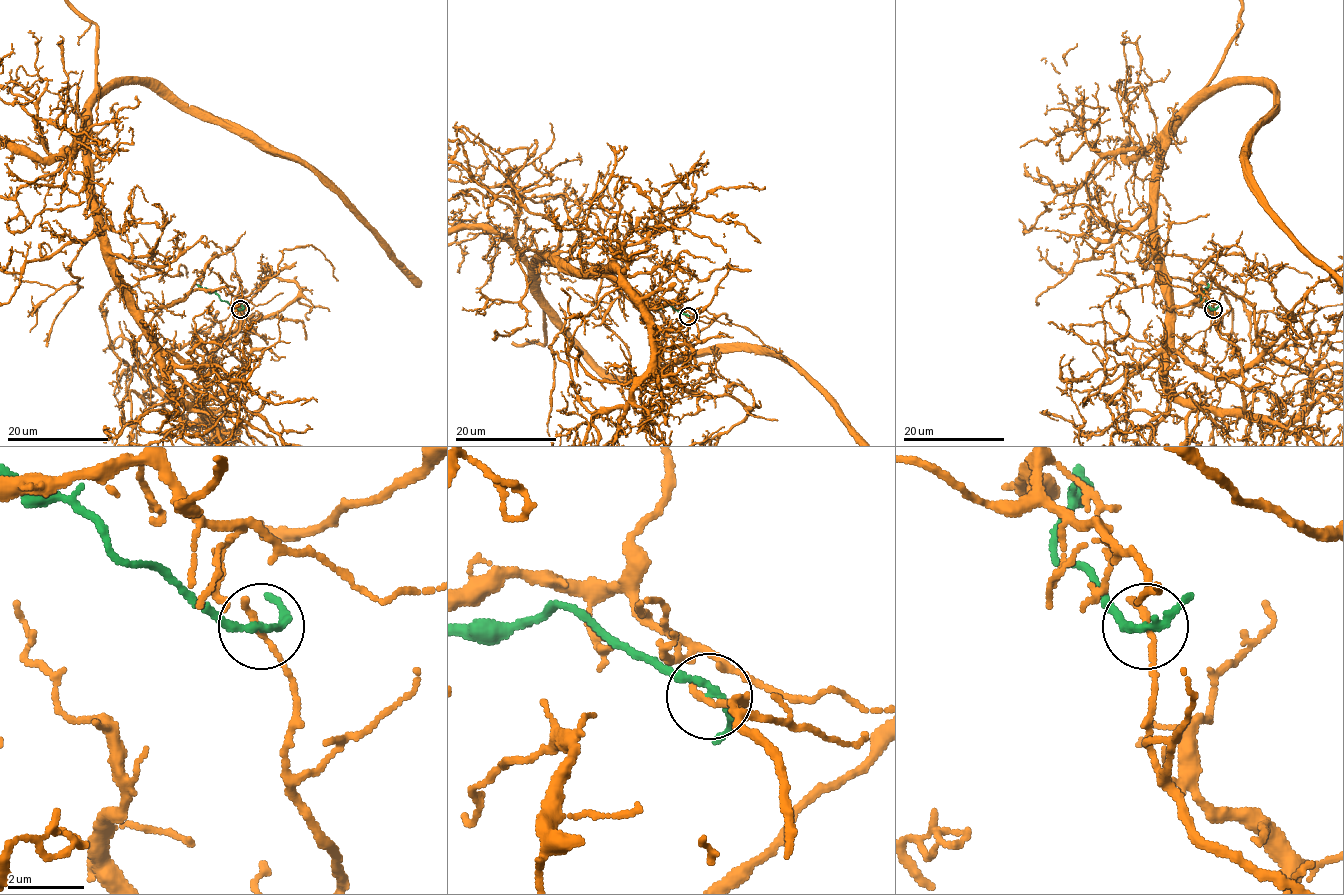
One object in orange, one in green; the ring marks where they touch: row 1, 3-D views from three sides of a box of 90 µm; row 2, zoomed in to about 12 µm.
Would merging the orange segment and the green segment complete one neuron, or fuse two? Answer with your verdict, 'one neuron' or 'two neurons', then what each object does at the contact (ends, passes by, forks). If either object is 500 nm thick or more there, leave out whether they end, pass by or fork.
two neurons; orange ends there; green passes by

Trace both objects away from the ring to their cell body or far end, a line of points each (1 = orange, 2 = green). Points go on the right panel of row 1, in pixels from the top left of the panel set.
1: (1214, 309), (1244, 411), (1218, 408), (1216, 383), (1169, 345), (1158, 161), (1240, 26)
2: (1214, 309), (1201, 299), (1207, 283)

